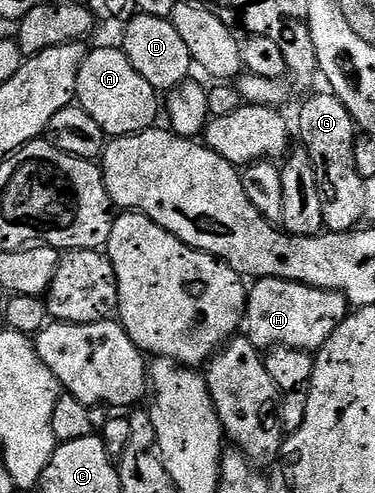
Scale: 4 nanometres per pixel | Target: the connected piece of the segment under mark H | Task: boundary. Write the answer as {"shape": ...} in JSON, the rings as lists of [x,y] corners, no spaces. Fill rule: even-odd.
{"shape":[[[260,278],[247,291],[247,311],[243,314],[241,330],[261,352],[272,346],[318,352],[348,313],[349,303],[343,294],[284,278]]]}

